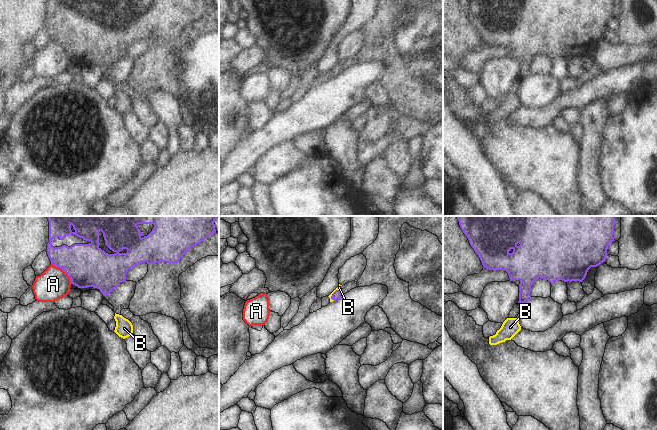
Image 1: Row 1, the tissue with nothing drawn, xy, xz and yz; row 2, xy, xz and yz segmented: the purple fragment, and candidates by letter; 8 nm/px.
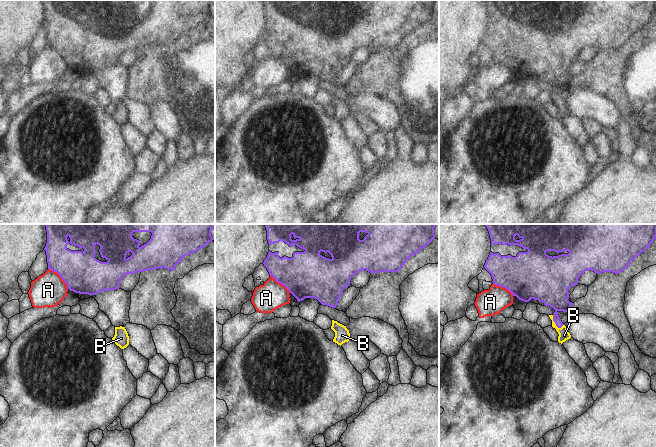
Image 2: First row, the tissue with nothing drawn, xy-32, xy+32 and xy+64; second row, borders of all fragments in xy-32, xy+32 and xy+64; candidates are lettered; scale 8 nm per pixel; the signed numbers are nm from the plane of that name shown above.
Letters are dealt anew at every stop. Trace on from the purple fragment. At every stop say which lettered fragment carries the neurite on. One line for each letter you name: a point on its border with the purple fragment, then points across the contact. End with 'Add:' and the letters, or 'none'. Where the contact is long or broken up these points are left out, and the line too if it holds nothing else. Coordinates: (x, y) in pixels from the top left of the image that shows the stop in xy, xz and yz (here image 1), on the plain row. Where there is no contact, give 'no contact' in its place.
B: meets purple in xz at (333, 69); runs through xz (337, 70), (333, 69), (339, 63)
Add: B

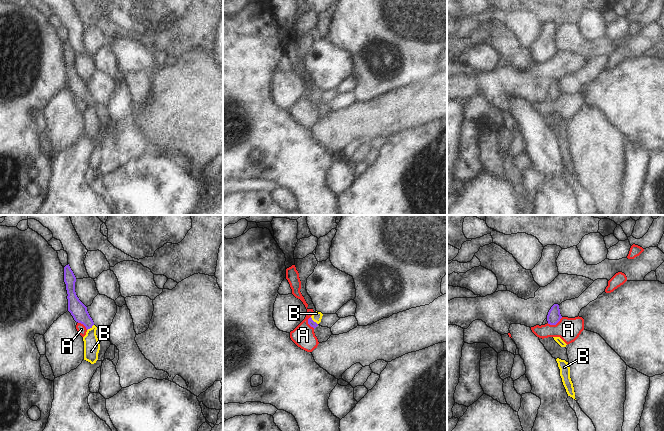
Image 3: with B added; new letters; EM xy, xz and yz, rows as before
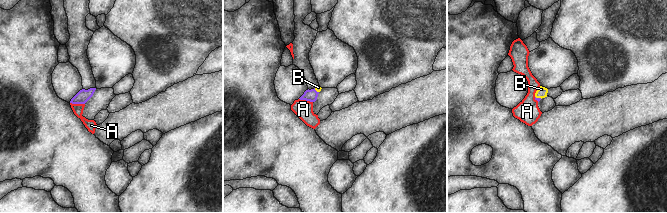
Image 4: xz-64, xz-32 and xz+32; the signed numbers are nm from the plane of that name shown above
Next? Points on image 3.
B: meets purple in xz at (313, 97); runs through xz (313, 100), (313, 97), (316, 92)
Add: B

